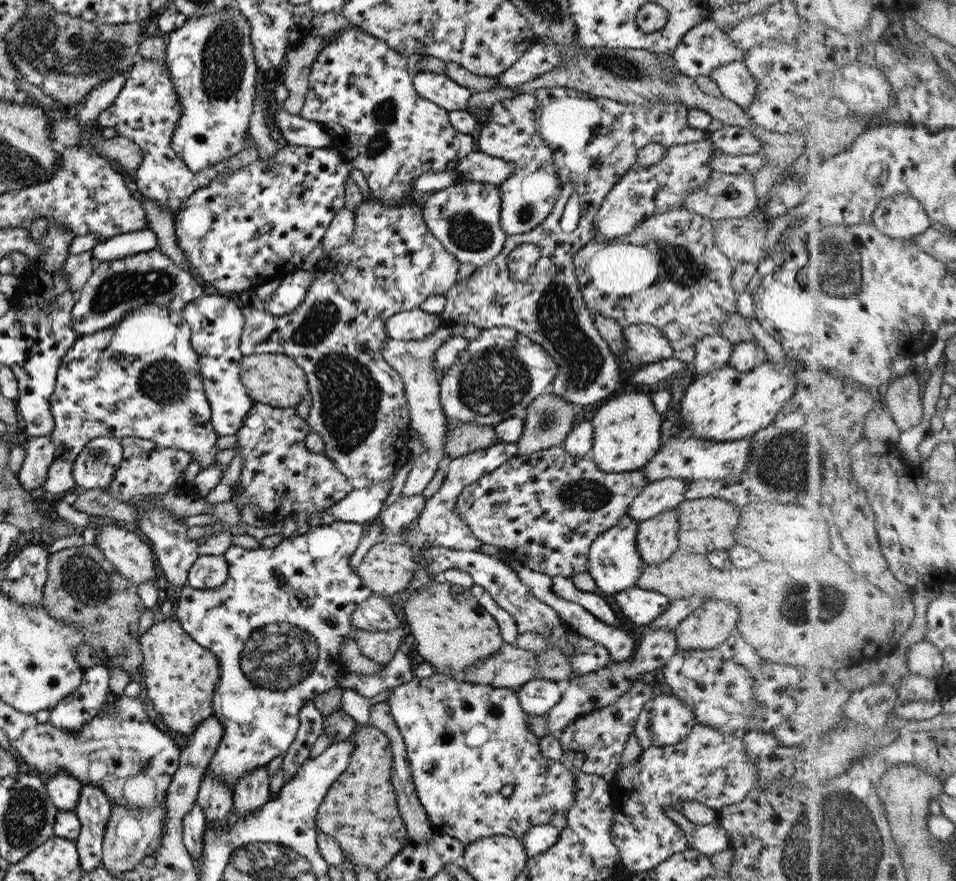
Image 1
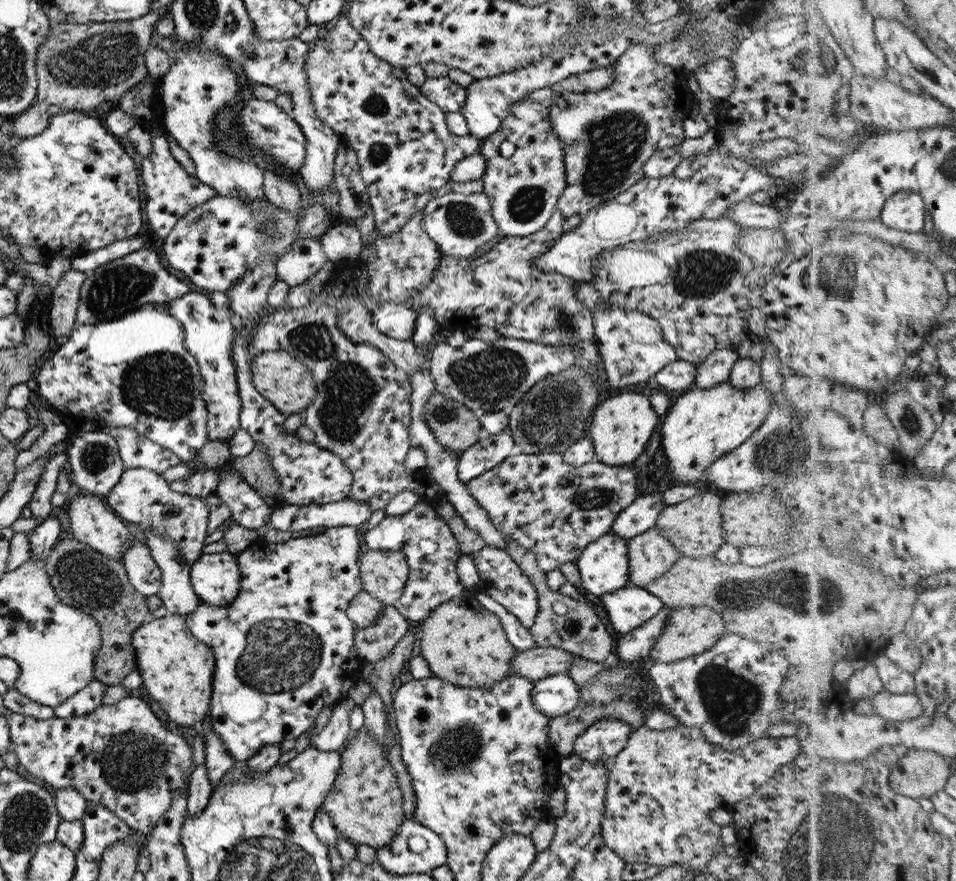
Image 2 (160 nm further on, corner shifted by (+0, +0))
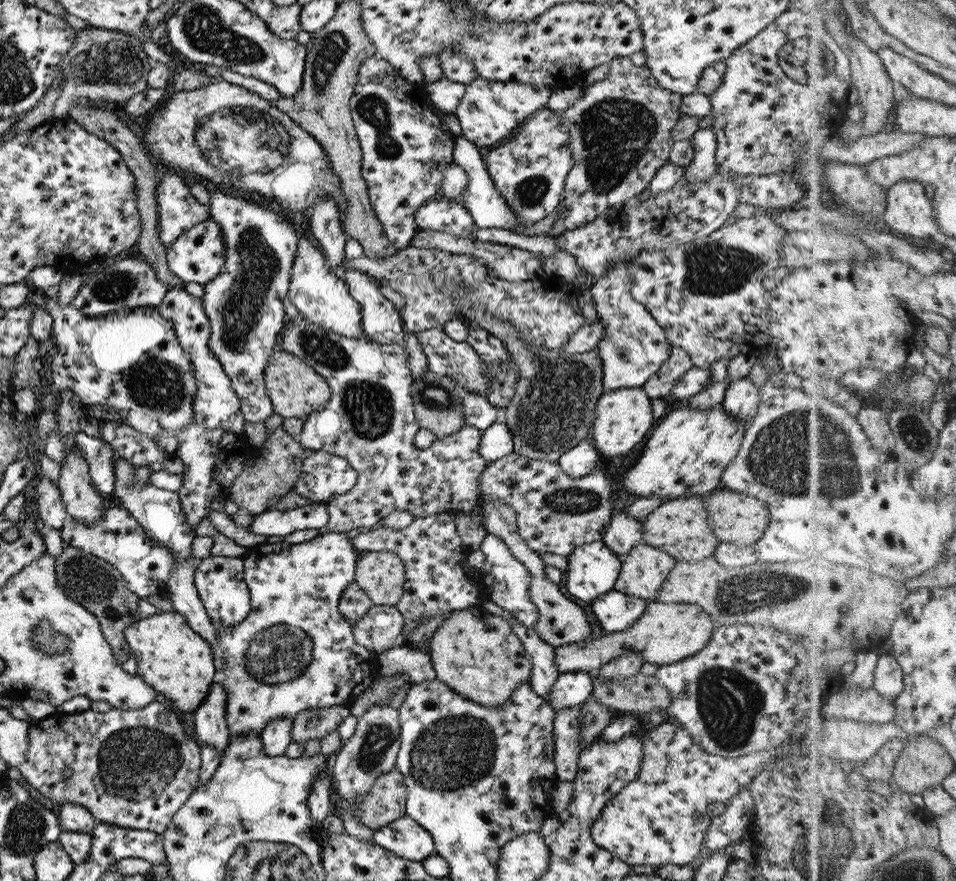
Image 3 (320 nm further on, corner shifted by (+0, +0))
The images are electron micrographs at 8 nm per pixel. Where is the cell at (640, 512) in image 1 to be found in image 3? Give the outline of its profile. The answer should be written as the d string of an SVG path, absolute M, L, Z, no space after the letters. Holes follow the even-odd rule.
M619 512L611 517L600 542L622 560L633 547L640 543L641 536L643 536L642 519L632 518L632 516L626 516L624 512Z

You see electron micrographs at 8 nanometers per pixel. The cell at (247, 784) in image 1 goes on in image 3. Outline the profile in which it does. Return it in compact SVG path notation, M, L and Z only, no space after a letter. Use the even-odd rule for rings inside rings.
M289 717L269 719L260 730L258 736L262 744L262 751L270 757L282 756L291 738L292 720Z

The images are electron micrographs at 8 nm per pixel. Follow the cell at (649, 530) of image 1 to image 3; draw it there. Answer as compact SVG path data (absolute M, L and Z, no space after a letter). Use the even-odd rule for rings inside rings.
M638 543L621 560L612 590L653 601L676 560L659 549Z

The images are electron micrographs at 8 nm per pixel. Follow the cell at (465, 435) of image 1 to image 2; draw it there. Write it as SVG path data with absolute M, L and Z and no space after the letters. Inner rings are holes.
M431 391L423 408L423 419L435 441L449 450L459 454L479 442L482 432L479 420L465 406L447 395Z

